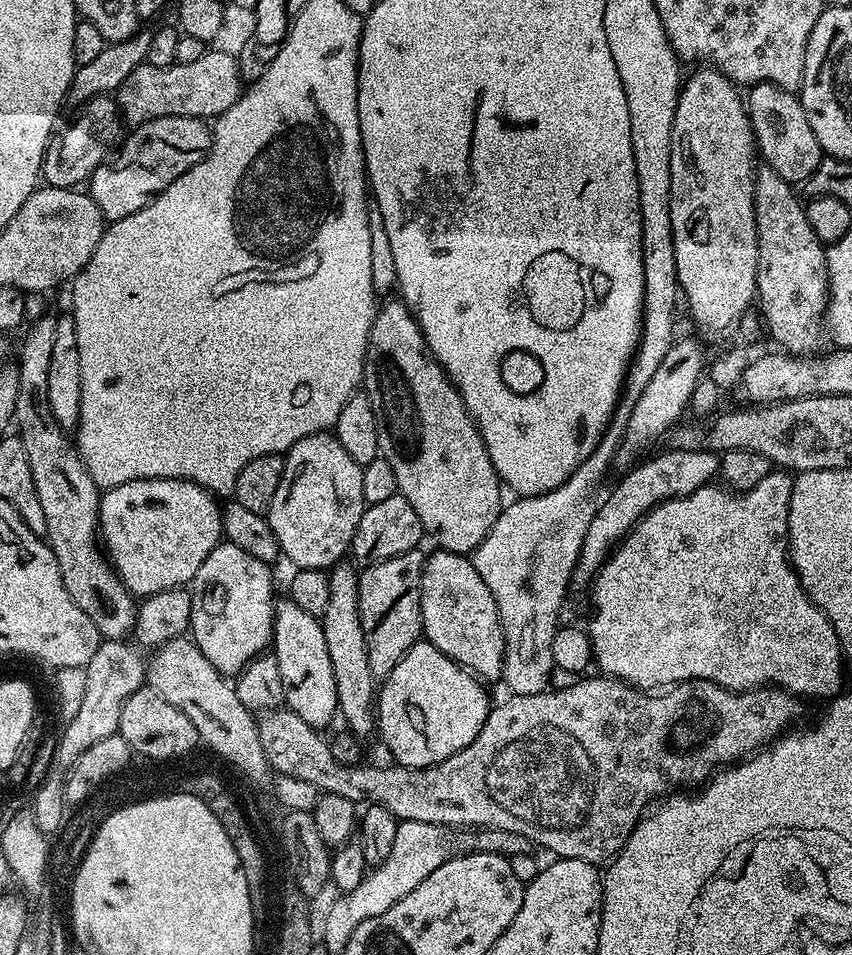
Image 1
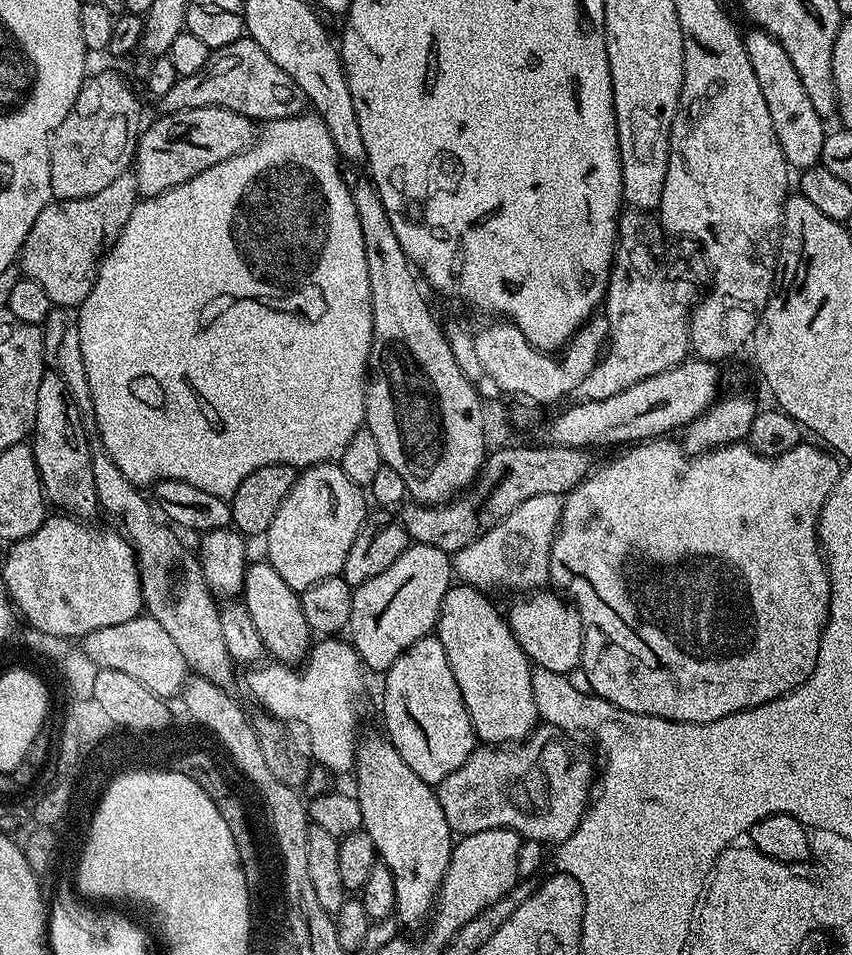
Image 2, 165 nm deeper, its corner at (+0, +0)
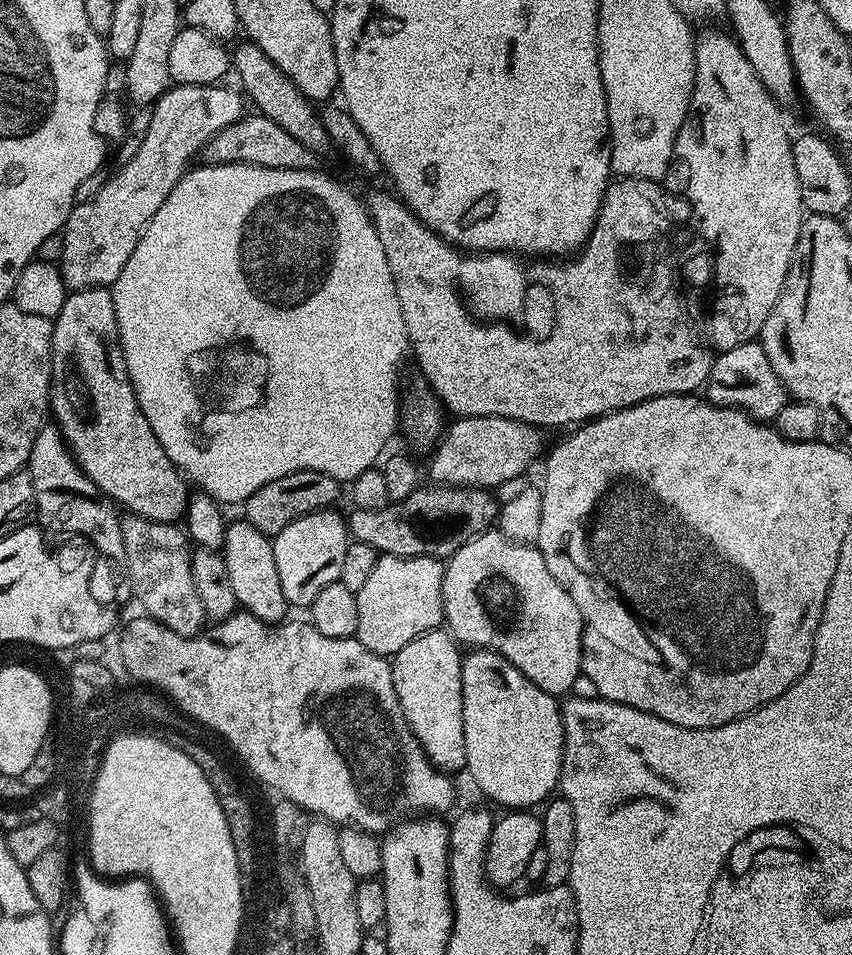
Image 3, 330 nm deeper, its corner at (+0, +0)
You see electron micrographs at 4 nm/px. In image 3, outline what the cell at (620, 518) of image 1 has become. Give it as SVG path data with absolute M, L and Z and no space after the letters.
M758 342L734 346L734 350L720 352L713 359L706 396L724 408L741 408L753 420L761 422L775 421L778 410L790 399L778 374L774 374L774 366L770 366L770 358L766 358L766 350Z

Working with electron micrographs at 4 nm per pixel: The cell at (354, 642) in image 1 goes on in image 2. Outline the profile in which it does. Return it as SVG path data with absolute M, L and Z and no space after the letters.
M387 735L368 736L359 741L356 746L356 763L354 777L356 776L356 789L354 795L358 806L362 806L363 832L372 839L372 847L376 849L377 857L390 870L394 878L396 891L395 919L404 924L416 924L420 919L429 915L430 909L435 905L436 896L440 892L440 883L450 866L452 849L454 847L454 833L442 814L440 800L436 796L436 788L431 784L422 782L406 762L402 762L402 754Z

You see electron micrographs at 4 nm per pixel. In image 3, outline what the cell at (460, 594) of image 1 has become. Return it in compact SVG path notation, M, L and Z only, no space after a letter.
M472 648L462 660L462 722L464 723L464 762L466 772L472 775L474 783L480 787L484 796L489 796L496 804L501 804L504 810L532 810L543 805L557 791L564 757L564 727L560 717L560 704L557 697L551 696L546 690L534 686L522 670L518 670L505 656L498 654L492 648Z

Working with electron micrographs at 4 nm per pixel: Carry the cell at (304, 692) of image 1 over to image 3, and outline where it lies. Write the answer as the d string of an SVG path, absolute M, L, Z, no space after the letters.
M240 518L237 524L229 523L224 529L222 555L226 570L230 570L230 582L234 585L236 603L243 611L250 613L267 624L278 624L290 612L286 594L282 594L282 582L278 582L278 566L274 566L272 541L263 536L248 521Z

